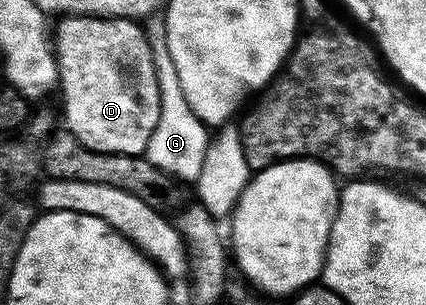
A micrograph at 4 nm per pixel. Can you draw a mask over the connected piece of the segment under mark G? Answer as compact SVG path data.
M158 17L147 18L144 30L156 69L156 85L160 89L160 121L156 121L152 137L148 137L144 157L153 167L175 180L195 181L200 177L205 151L211 143L211 136L206 135L207 124L196 117L196 113L192 113L192 105L188 105L188 97L184 97L184 85L180 85L180 73L176 73L176 61L172 61L172 53L168 49L165 22Z

